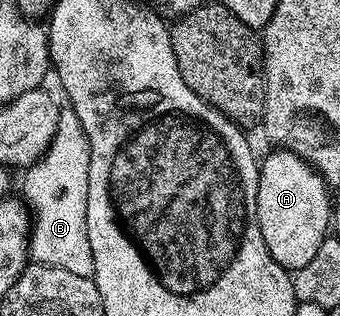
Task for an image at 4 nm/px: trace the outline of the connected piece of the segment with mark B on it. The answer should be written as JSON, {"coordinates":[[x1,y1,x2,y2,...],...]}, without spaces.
{"coordinates":[[70,109,60,110,55,139,39,162,26,168,22,192,33,208,30,258,57,269,69,269,69,273,86,279,95,274,95,258,89,249,87,232,90,156,91,146,77,113]]}

